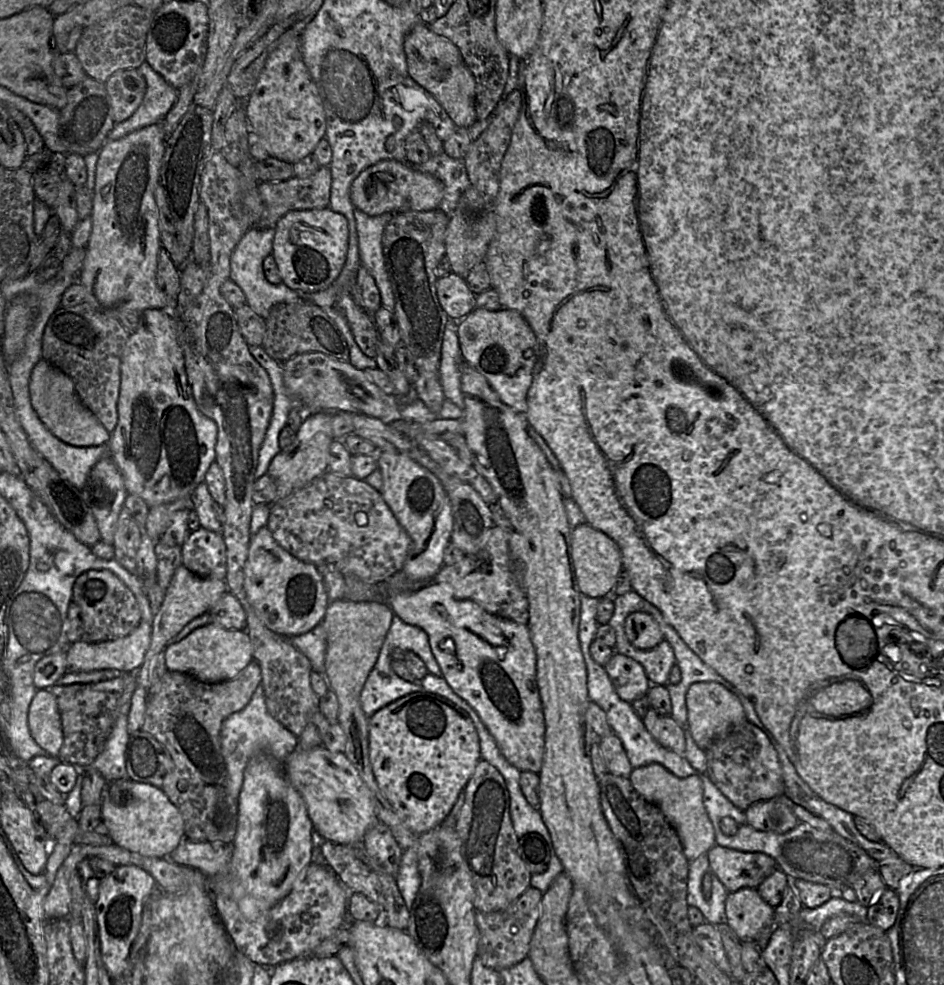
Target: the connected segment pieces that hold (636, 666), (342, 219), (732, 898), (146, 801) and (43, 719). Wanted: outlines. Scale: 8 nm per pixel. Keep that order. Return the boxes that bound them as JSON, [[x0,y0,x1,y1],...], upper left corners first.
[[604,652,651,703],[271,207,349,291],[725,888,774,942],[101,778,187,858],[28,689,63,756]]

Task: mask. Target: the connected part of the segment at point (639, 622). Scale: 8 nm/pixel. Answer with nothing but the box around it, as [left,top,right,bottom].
[624,612,664,650]

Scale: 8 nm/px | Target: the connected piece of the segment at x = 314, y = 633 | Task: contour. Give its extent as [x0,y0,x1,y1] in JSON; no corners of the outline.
[289,623,327,679]

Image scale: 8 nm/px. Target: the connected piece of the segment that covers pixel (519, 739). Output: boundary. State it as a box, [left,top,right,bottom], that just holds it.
[386,581,545,774]

